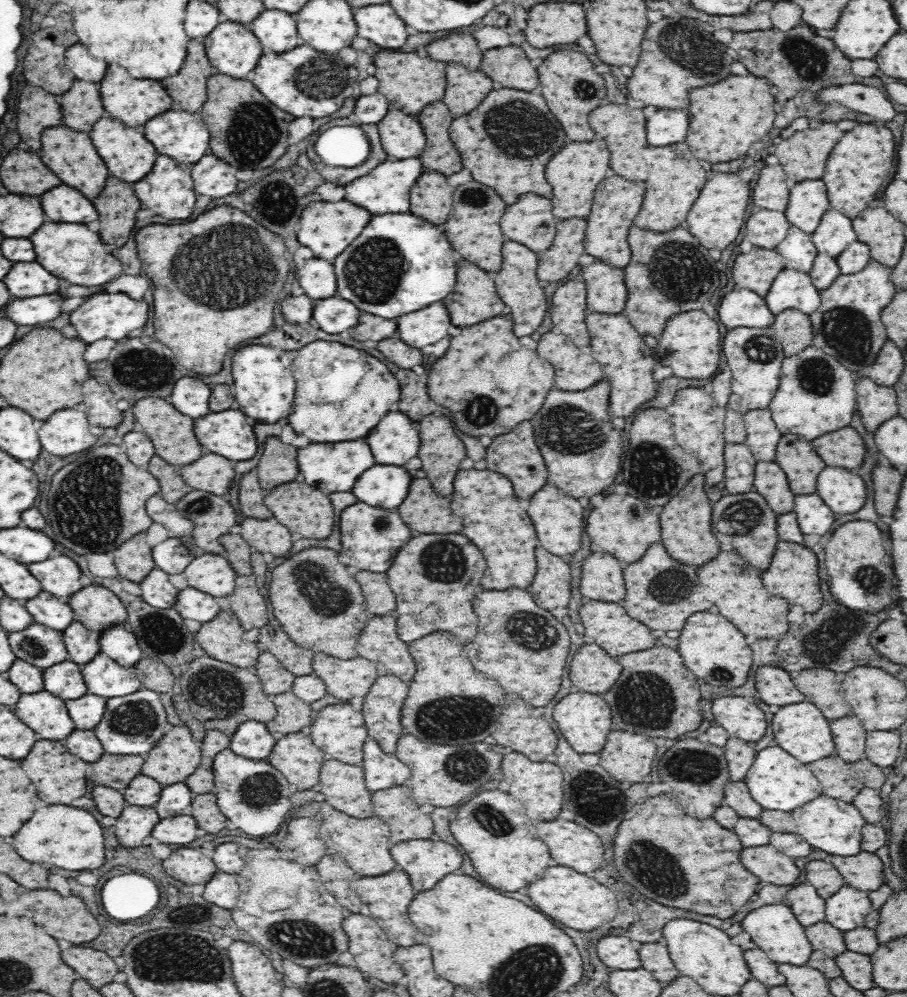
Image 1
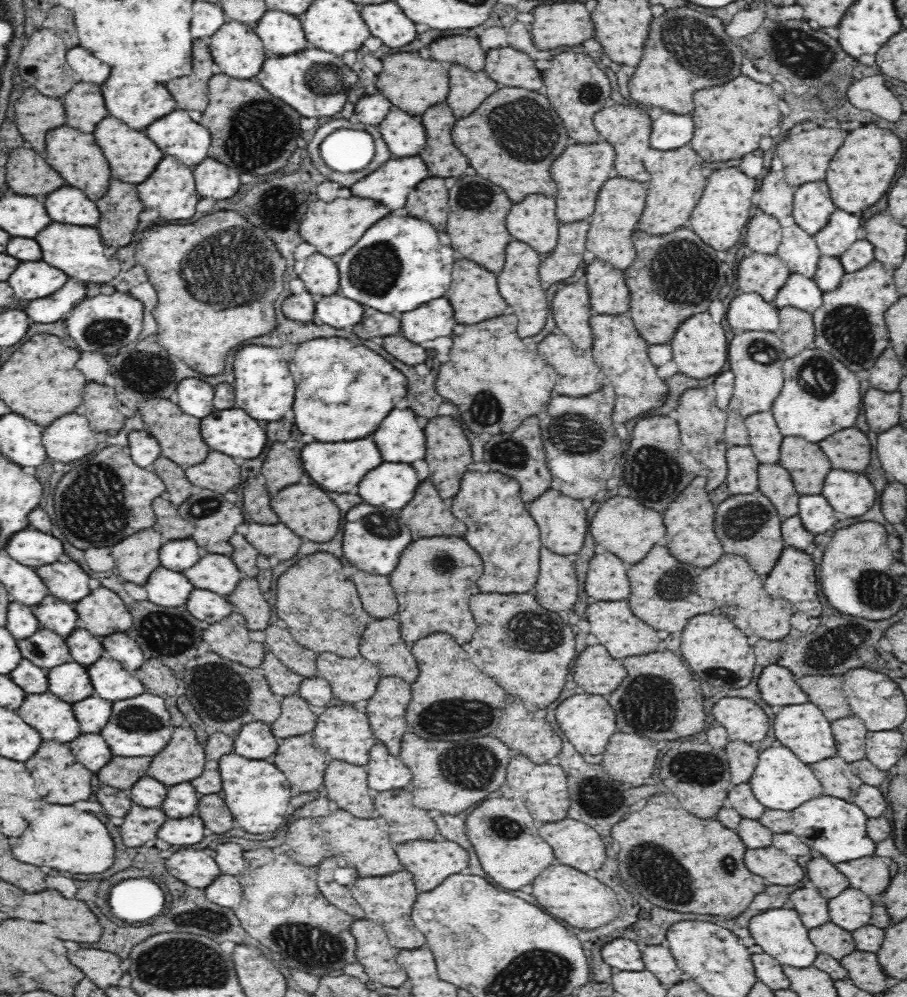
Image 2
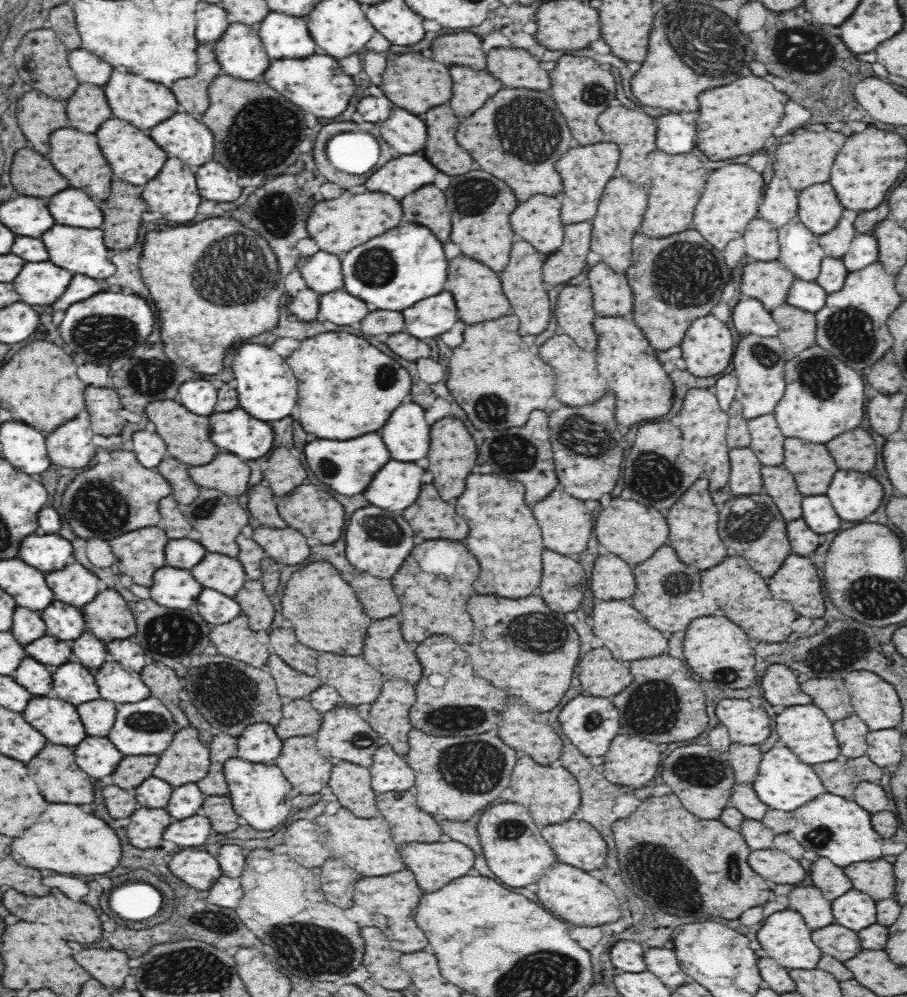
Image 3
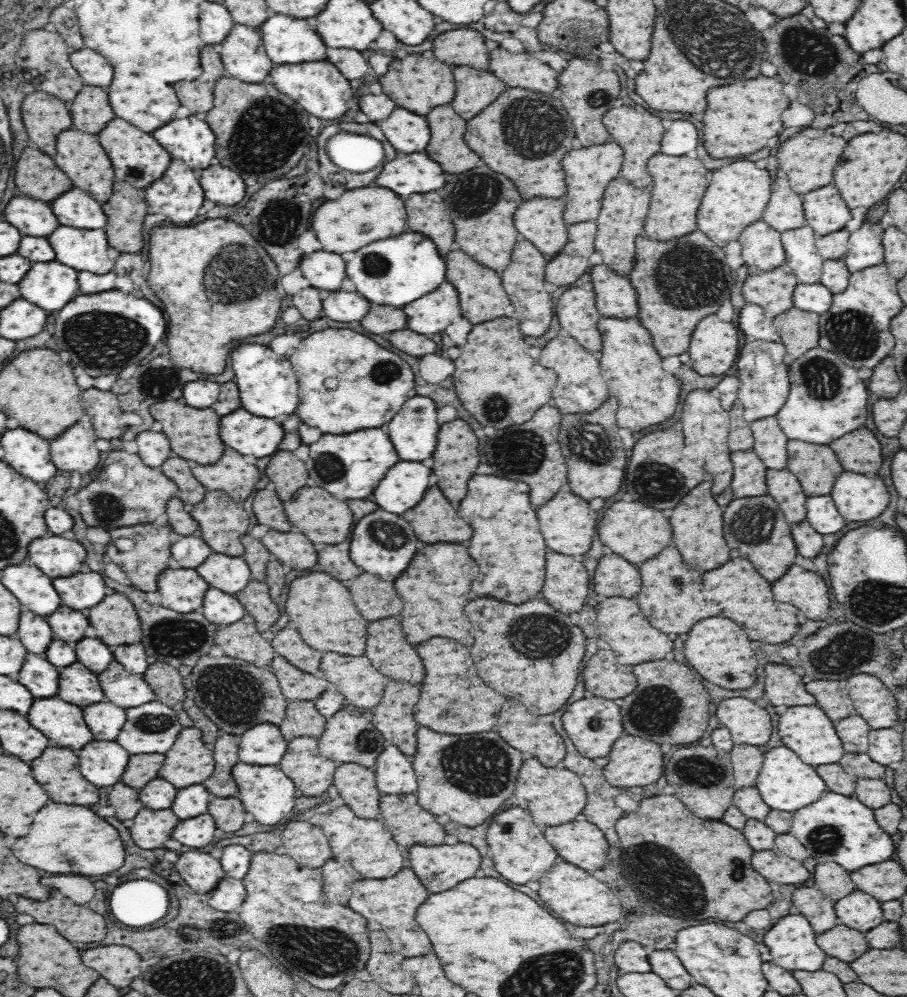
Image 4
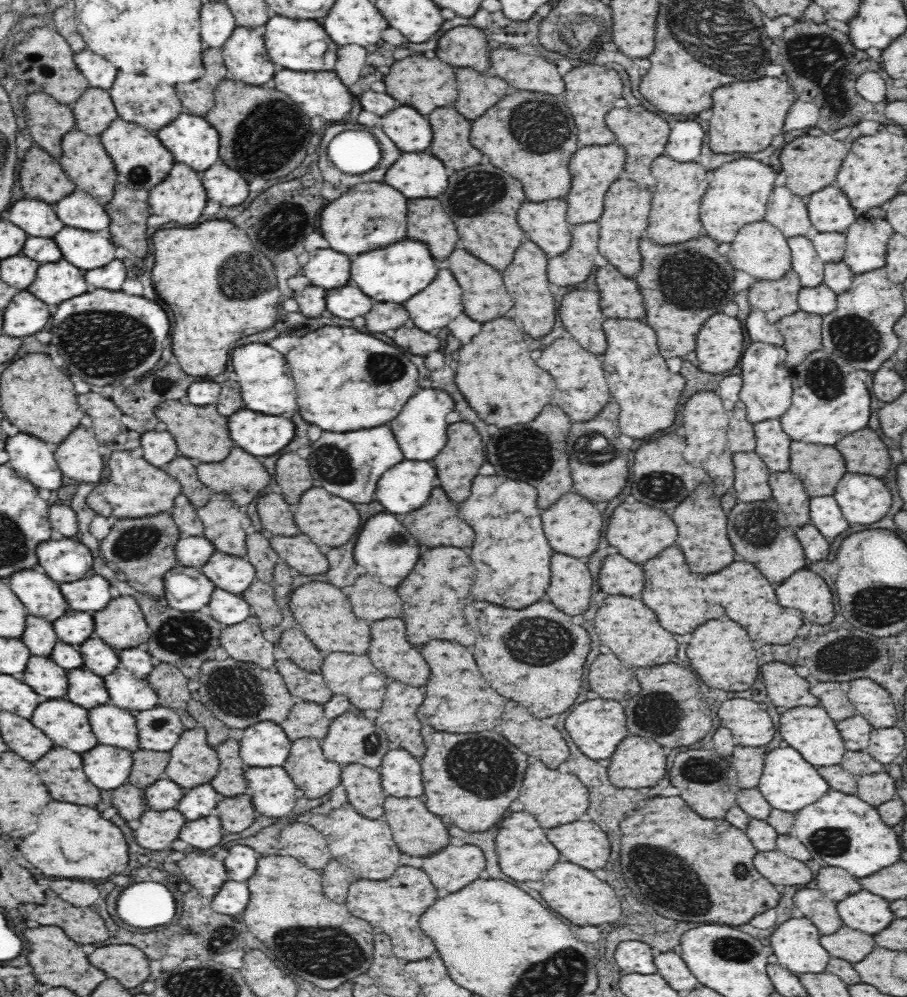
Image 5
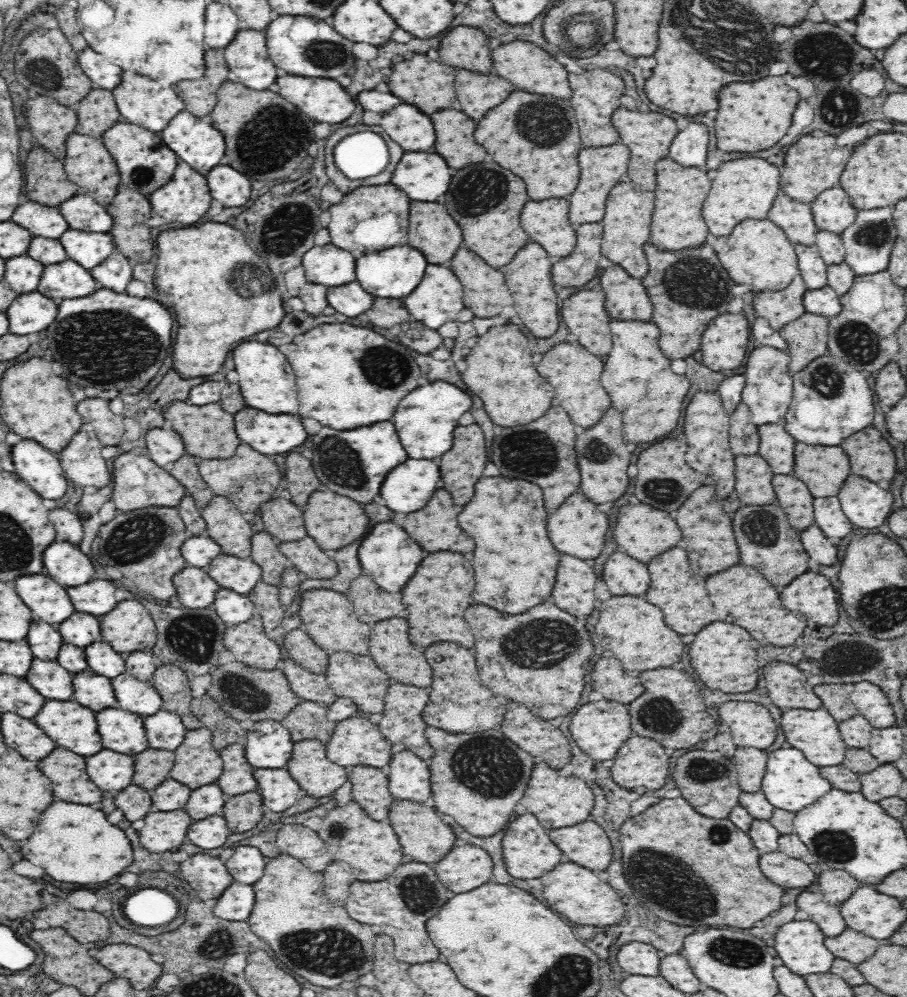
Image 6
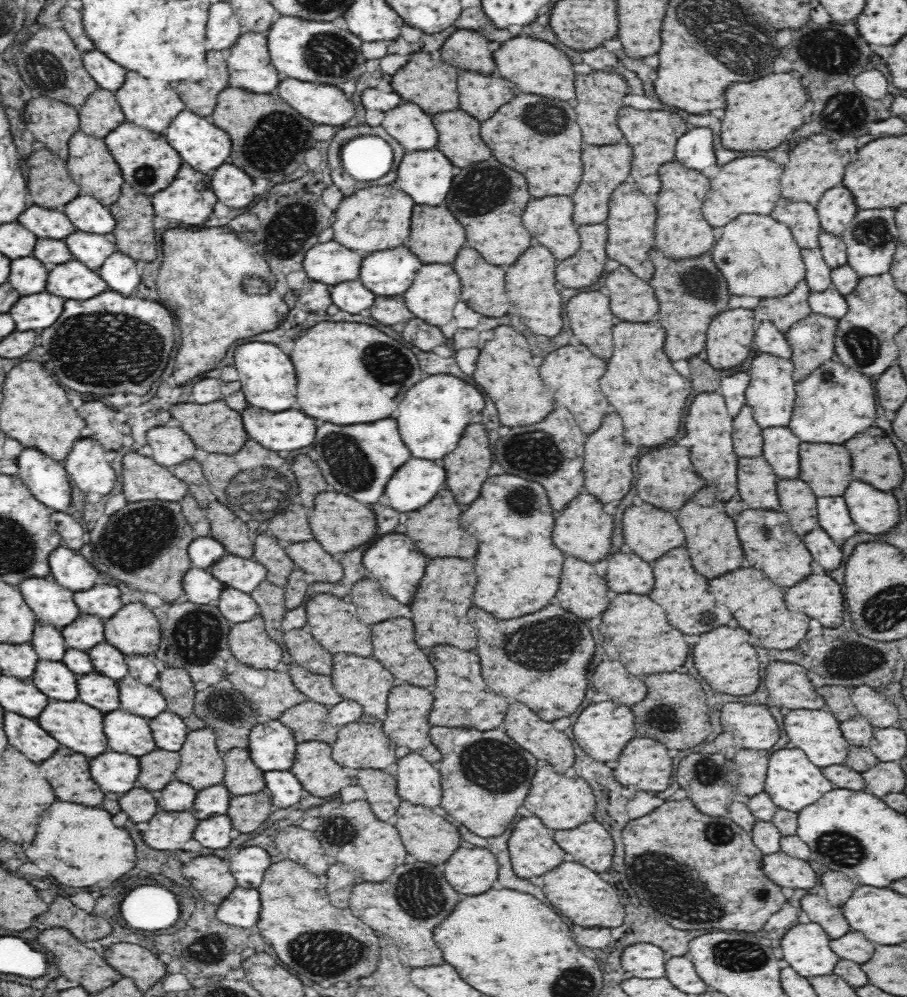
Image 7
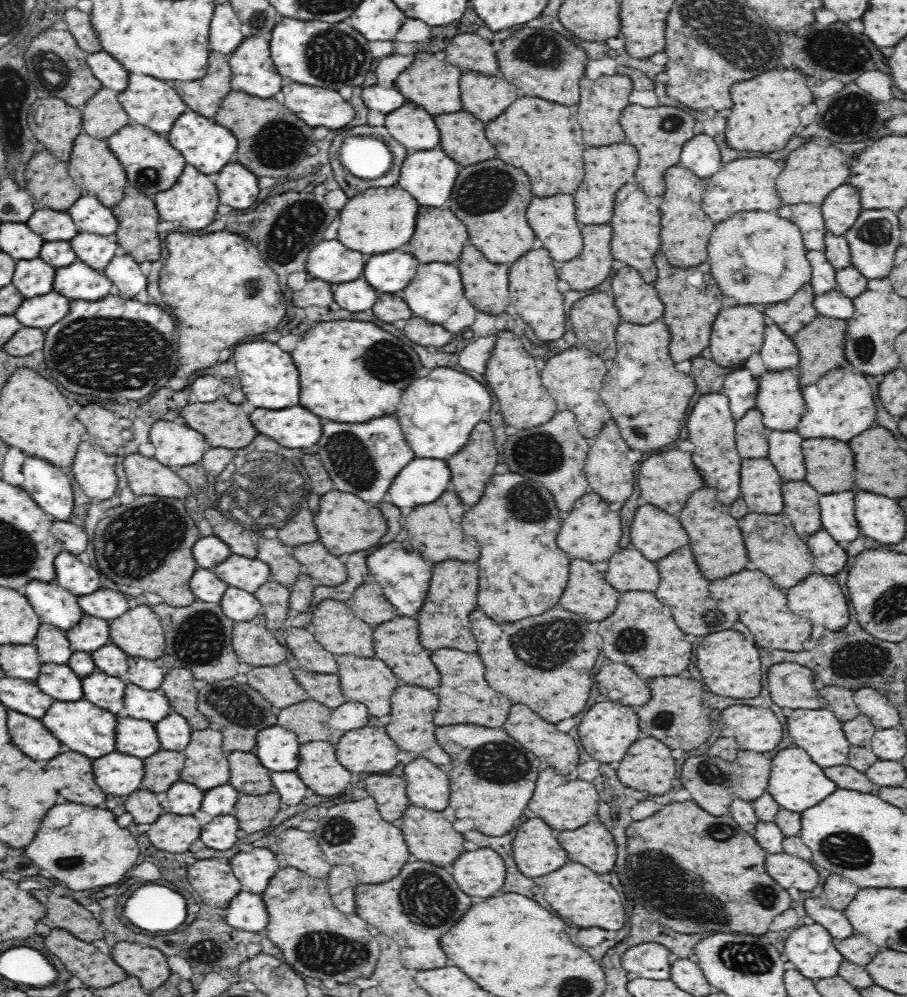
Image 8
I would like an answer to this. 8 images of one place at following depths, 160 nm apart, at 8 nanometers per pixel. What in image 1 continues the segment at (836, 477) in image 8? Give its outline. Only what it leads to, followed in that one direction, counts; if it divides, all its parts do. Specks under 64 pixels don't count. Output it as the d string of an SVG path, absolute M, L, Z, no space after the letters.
M782 436L774 461L788 474L788 483L795 495L816 492L816 478L826 466L810 442L800 436Z

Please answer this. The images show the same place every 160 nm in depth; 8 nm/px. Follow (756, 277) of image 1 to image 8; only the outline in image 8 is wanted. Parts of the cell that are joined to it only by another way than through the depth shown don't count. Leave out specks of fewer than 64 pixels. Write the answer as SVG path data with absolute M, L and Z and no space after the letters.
M808 282L788 302L766 306L764 316L768 316L774 324L778 324L786 334L794 334L802 330L817 315L813 305L814 298L815 292Z

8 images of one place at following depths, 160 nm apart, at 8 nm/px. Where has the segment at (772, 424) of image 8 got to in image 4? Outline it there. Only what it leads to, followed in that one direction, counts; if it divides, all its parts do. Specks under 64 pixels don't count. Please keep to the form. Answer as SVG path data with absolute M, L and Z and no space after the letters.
M748 339L742 346L736 360L736 366L738 366L736 376L740 381L737 398L744 406L744 418L748 422L775 416L784 406L790 392L788 364L784 363L785 354L785 346L779 341Z

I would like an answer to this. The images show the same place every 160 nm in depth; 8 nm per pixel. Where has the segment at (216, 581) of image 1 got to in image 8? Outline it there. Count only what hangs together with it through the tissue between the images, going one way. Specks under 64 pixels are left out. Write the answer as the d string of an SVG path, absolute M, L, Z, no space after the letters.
M231 553L224 562L211 568L212 572L229 586L255 593L270 580L270 567L258 558L246 558Z

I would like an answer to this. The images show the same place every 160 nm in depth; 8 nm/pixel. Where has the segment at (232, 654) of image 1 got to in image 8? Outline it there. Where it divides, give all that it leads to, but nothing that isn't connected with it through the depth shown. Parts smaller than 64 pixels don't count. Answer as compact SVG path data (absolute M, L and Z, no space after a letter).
M262 612L248 622L234 623L232 644L239 660L253 667L279 665L286 658L286 648L267 630Z

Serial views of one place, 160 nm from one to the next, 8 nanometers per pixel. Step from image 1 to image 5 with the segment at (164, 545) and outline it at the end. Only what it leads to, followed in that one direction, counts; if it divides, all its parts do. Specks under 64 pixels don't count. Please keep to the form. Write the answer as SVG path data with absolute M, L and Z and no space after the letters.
M182 536L174 546L177 564L185 567L204 566L217 548L204 536Z

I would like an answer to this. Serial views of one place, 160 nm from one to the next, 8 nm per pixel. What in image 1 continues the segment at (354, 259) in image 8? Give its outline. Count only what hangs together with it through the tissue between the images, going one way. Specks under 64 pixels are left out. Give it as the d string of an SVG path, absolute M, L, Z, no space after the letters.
M311 258L297 267L295 278L304 294L314 300L334 297L336 294L336 275L330 261Z

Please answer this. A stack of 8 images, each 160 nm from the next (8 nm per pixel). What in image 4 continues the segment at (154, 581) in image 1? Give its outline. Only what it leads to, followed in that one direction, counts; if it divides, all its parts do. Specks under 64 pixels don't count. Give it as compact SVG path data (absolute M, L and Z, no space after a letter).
M167 568L159 574L157 592L160 605L176 612L194 612L202 606L209 584L196 569Z

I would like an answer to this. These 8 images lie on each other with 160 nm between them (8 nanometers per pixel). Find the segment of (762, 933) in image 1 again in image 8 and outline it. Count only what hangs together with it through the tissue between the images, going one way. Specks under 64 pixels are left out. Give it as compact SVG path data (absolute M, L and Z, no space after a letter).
M818 923L801 924L785 938L785 956L806 978L817 980L836 976L844 958L836 950L833 939Z

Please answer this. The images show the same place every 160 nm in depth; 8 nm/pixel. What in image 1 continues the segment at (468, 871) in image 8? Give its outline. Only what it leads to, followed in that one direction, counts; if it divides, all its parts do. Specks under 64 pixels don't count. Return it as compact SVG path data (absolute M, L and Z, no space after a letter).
M412 840L392 846L390 854L396 866L410 876L416 890L430 890L446 874L454 872L462 864L460 852L446 842Z

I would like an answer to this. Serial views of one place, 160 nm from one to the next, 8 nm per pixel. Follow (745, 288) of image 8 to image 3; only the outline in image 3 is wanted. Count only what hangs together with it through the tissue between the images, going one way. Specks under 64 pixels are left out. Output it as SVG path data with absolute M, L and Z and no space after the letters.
M756 216L744 231L745 253L754 260L770 261L779 258L780 245L778 229L768 220Z

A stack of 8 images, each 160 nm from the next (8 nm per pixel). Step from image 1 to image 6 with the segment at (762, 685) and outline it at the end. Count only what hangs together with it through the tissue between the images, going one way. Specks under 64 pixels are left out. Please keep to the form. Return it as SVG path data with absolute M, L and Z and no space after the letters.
M771 661L764 666L764 676L769 697L778 708L816 710L822 707L803 667Z

